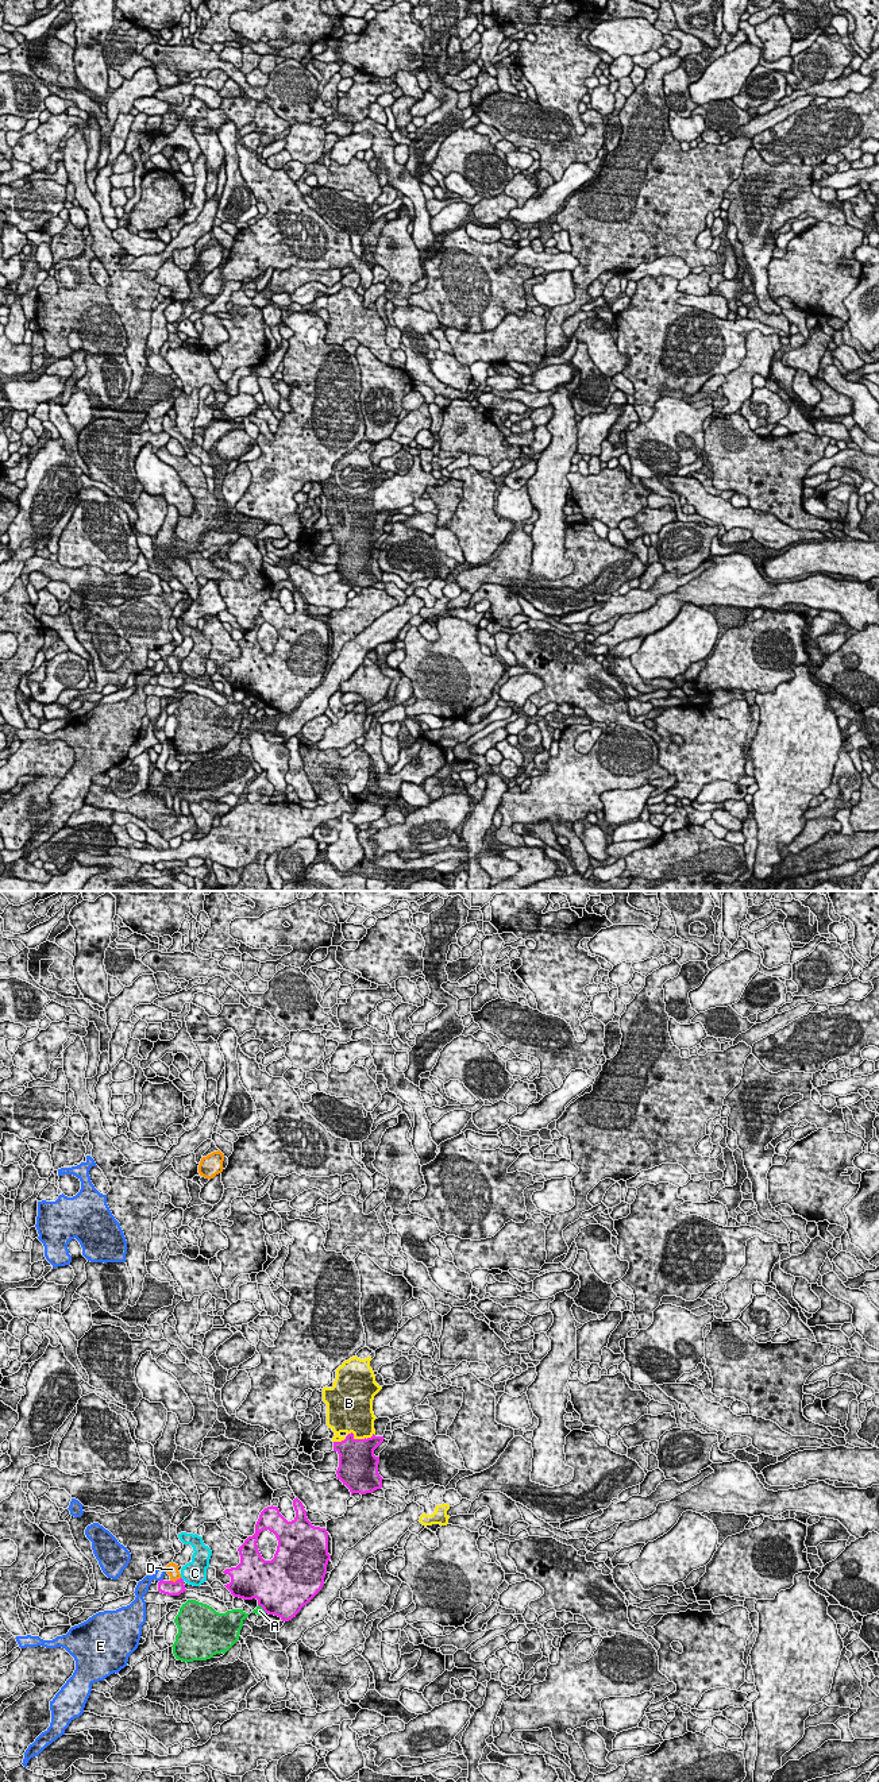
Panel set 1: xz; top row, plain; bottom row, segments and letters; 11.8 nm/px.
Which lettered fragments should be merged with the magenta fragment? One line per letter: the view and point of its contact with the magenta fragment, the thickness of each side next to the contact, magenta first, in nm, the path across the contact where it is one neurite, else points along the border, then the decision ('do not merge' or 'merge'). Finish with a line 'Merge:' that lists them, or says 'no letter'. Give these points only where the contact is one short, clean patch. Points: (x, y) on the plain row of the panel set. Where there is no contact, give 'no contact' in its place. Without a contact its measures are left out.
A: contact xz (262, 699); calibres 500 and 100 nm; do not merge
B: contact xz (353, 528); calibres 420 and 420 nm; merge
C: no contact; do not merge
D: contact xz (176, 674); calibres 170 and 160 nm; do not merge
E: contact xz (161, 672); calibres 170 and 160 nm; border xz (162, 671), (160, 674); do not merge
Merge: B

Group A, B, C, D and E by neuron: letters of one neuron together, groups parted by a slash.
A / B / C / D / E

